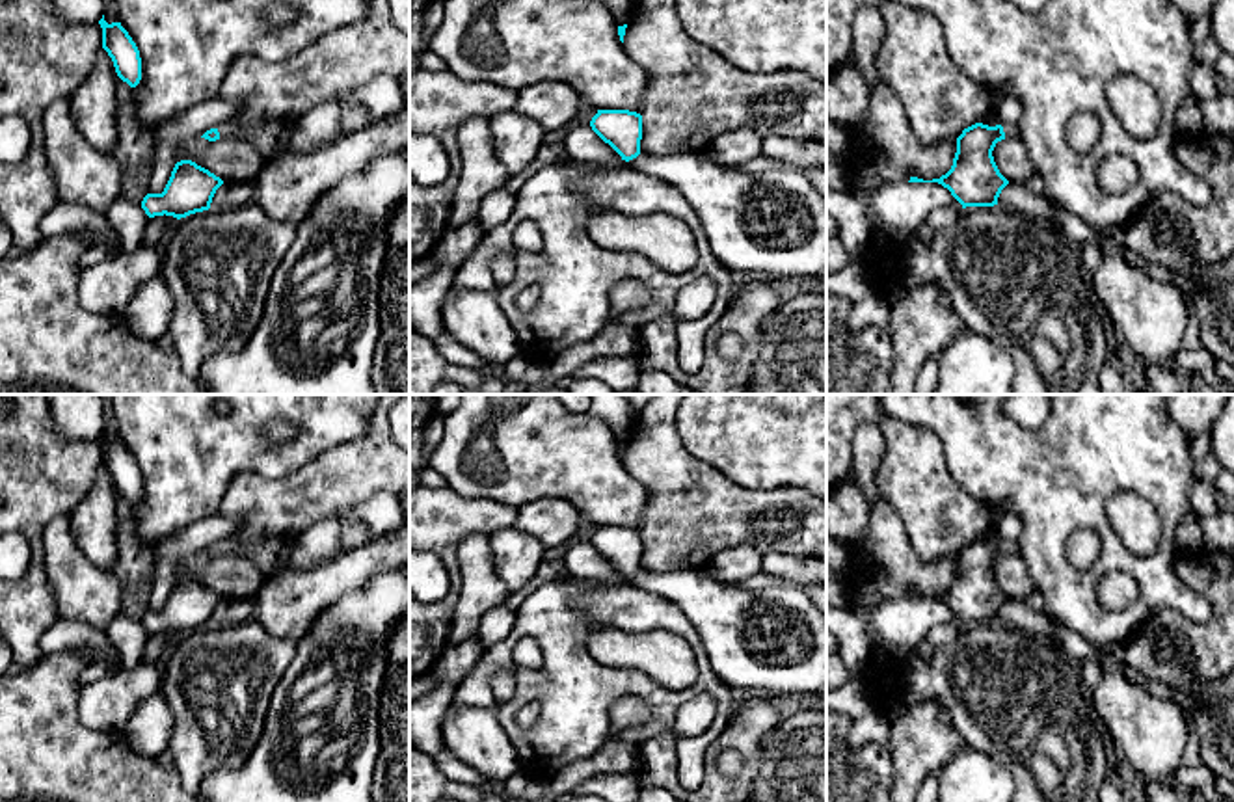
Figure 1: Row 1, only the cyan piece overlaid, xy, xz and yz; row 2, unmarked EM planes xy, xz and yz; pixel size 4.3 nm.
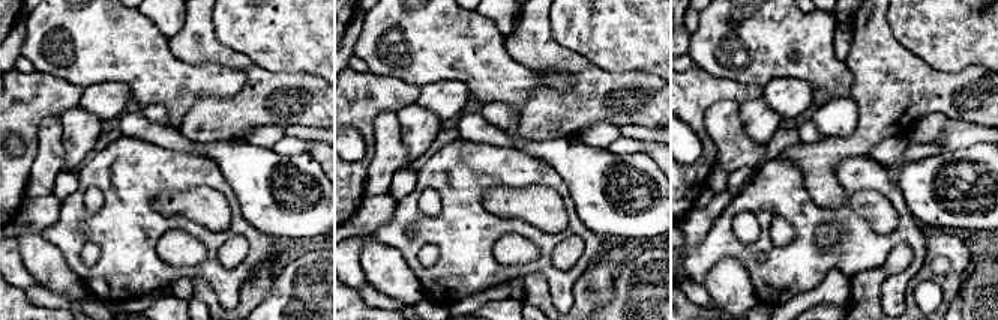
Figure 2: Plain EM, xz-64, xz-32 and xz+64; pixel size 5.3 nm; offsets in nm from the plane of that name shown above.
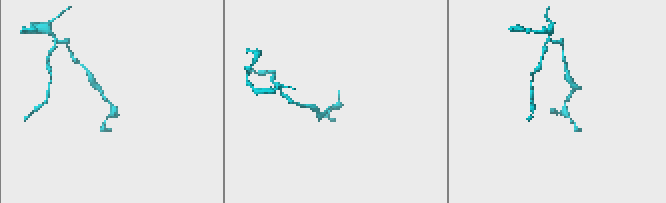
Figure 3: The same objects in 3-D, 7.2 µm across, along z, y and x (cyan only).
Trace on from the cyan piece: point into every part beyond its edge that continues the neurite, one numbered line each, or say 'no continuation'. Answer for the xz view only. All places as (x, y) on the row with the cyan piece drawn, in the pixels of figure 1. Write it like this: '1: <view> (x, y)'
1: xz (775, 222)

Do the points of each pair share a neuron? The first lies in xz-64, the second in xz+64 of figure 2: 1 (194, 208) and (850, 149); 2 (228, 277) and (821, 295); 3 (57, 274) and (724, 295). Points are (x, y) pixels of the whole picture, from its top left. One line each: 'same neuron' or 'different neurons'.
1: same neuron
2: different neurons
3: same neuron

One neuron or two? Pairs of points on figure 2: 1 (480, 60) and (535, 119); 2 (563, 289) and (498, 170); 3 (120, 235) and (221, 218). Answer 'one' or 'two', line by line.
1: two
2: one
3: two

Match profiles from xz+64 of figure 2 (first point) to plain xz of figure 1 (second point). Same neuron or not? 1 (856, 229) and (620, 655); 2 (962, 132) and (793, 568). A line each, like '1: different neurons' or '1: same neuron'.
1: different neurons
2: same neuron

